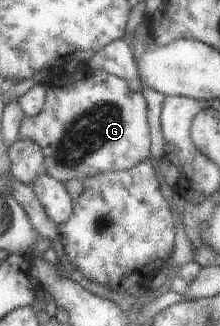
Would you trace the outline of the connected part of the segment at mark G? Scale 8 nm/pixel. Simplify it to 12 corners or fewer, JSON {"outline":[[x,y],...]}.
{"outline":[[90,69],[17,138],[64,184],[146,160],[142,93]]}

